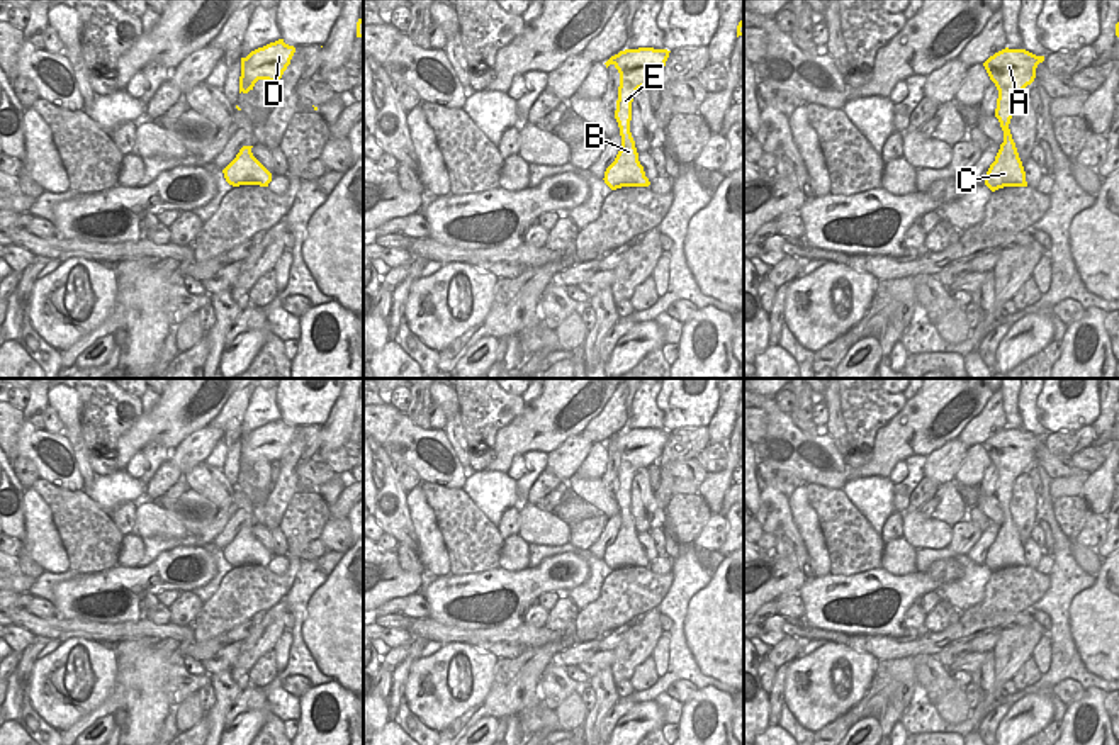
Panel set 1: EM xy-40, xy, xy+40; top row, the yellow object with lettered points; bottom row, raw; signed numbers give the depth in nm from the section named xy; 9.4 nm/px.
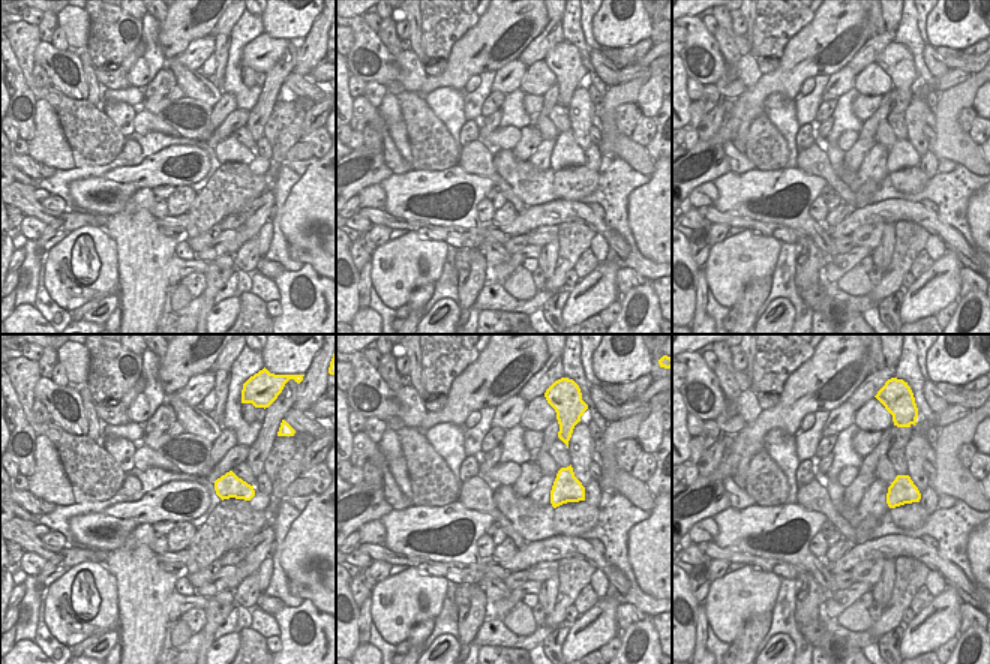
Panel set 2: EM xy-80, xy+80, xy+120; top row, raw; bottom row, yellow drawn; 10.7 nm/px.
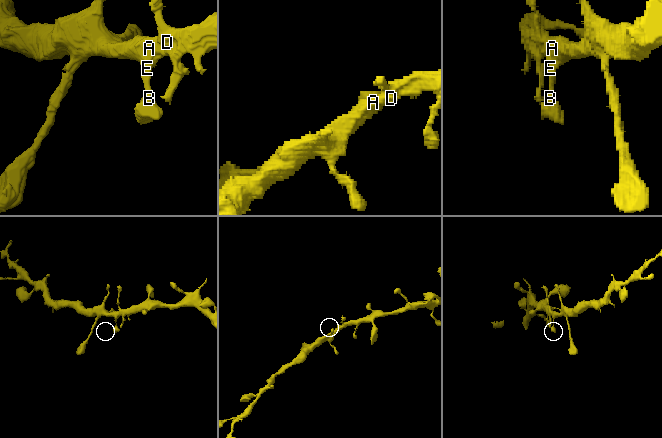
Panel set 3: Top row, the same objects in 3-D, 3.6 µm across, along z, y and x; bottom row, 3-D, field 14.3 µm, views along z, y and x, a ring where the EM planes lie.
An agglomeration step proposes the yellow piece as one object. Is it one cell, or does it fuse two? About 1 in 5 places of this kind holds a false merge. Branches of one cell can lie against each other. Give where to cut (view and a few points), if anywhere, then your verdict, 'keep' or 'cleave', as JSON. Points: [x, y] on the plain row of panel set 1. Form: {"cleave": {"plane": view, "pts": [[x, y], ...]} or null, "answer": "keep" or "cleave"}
{"cleave": null, "answer": "keep"}

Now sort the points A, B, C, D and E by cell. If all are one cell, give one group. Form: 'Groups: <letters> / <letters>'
Groups: A B C D E.

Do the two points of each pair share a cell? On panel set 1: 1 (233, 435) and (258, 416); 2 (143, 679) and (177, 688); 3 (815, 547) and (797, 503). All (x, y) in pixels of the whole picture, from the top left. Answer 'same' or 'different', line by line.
1: different
2: different
3: same

